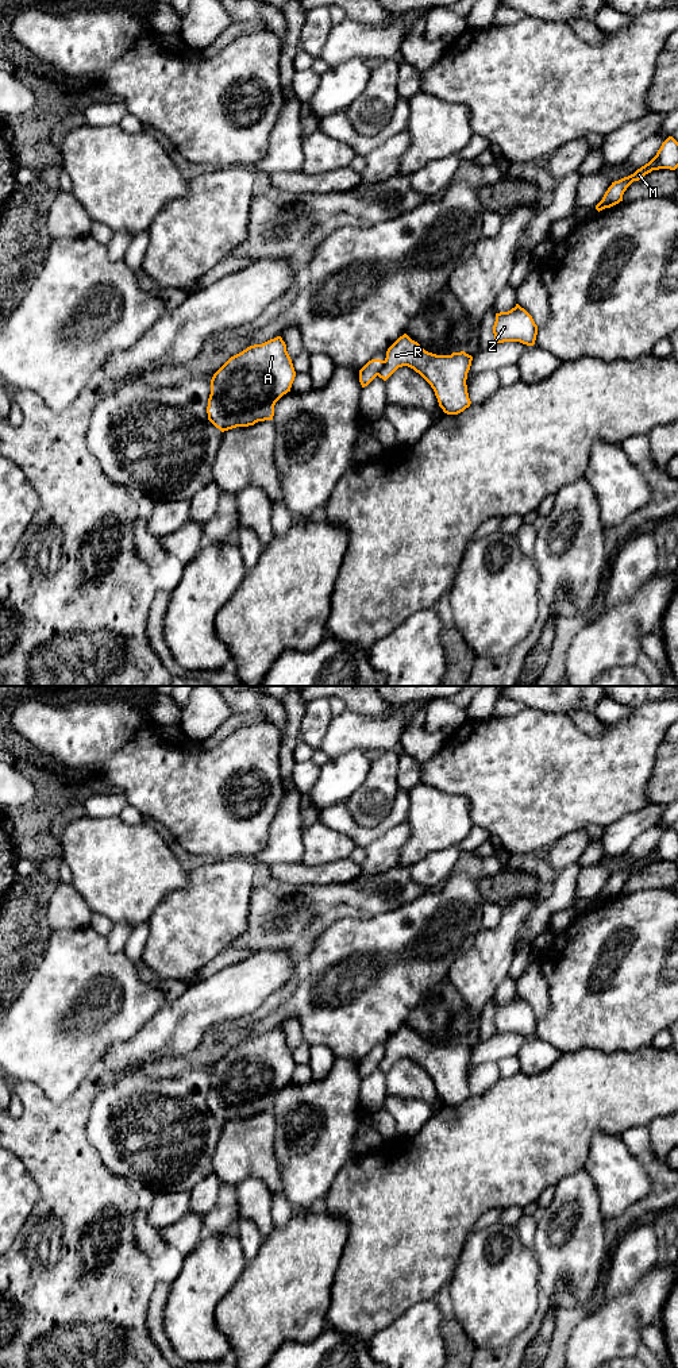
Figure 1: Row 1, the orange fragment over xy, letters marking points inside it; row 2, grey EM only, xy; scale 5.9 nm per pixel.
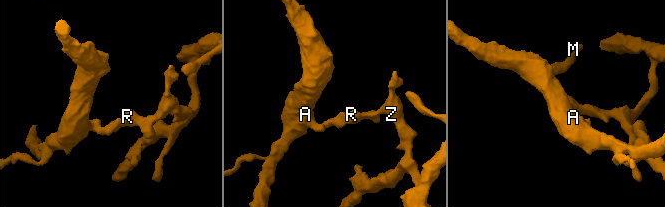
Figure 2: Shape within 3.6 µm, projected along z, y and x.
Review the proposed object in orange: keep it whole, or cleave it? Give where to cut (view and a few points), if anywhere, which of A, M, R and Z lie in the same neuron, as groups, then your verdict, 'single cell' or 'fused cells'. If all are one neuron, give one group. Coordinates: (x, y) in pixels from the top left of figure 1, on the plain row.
xy (385, 1052), (377, 1066) | A / M R Z | fused cells

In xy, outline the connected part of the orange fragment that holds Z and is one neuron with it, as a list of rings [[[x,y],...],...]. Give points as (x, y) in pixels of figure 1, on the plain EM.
[[[516,995],[508,1003],[496,1005],[493,1017],[494,1034],[520,1033],[533,1037],[538,1026],[538,1017],[532,1007]]]

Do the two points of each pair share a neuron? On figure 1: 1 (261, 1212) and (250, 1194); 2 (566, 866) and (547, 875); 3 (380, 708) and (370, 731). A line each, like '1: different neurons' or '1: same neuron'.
1: same neuron
2: different neurons
3: different neurons

